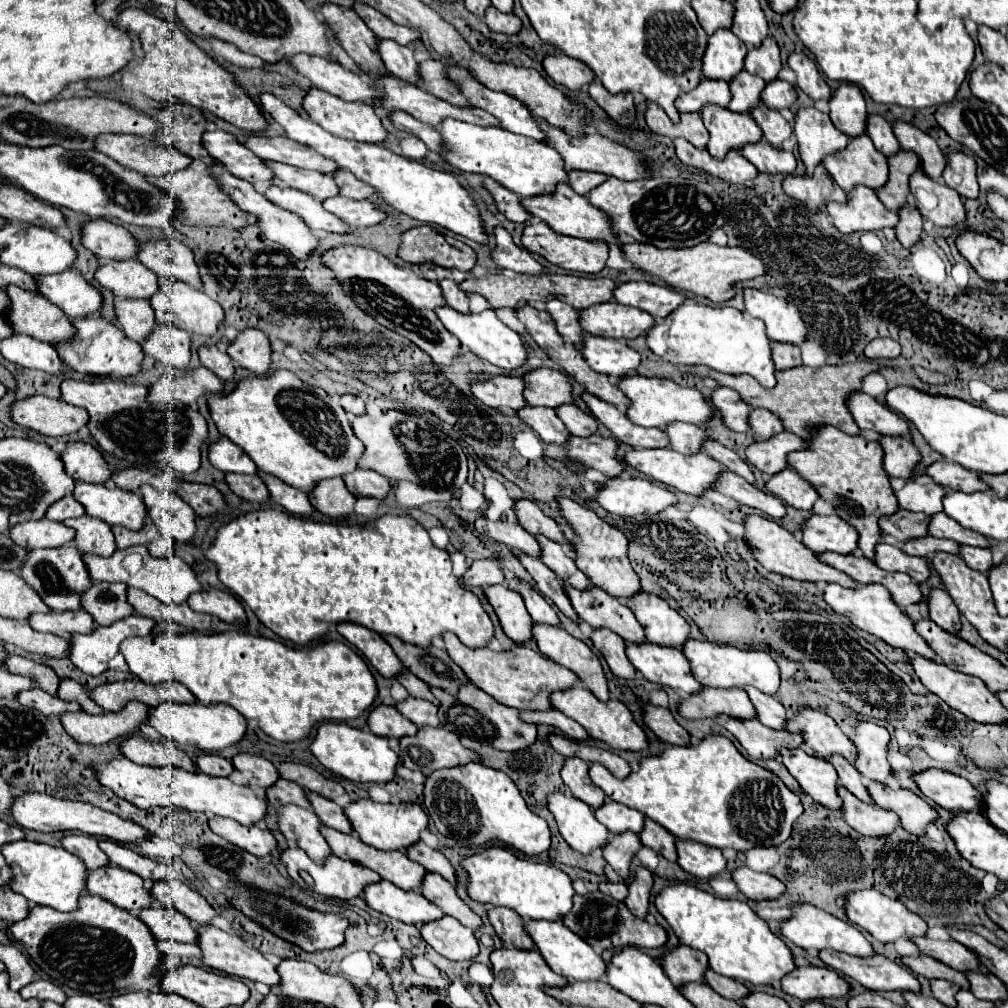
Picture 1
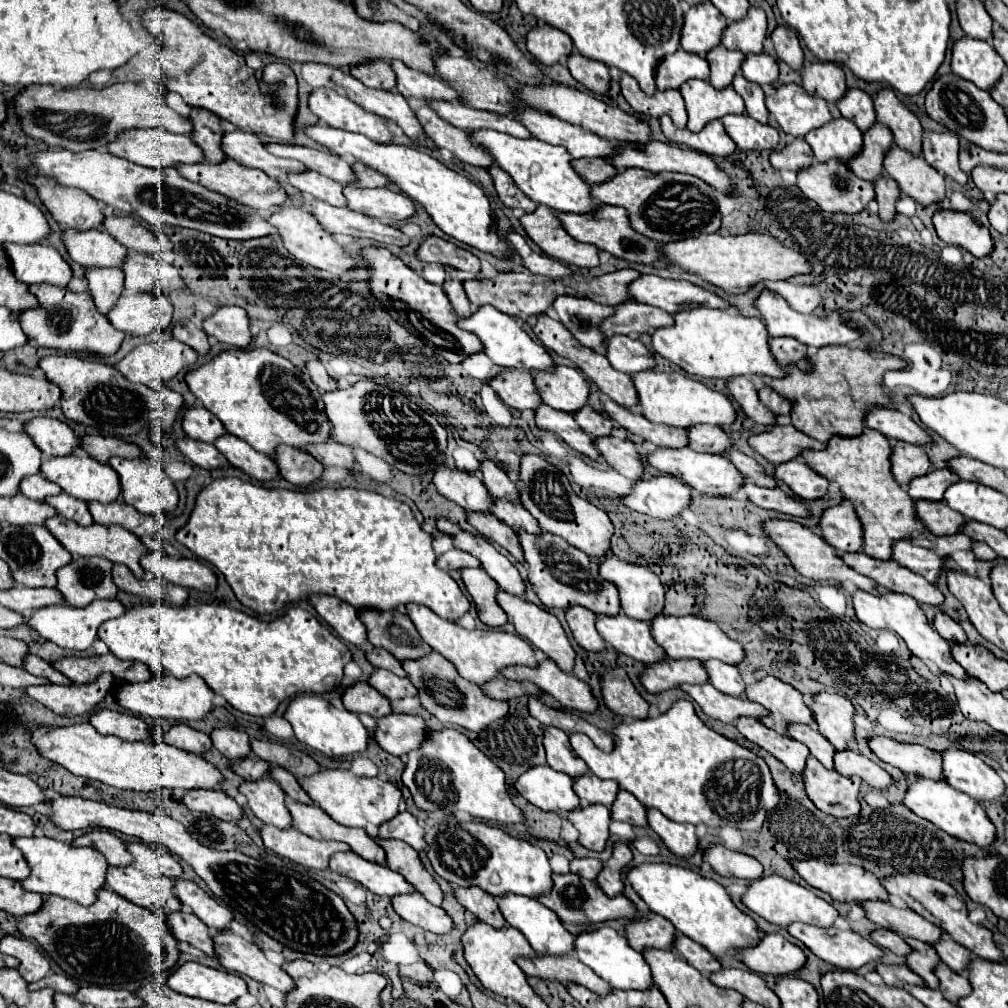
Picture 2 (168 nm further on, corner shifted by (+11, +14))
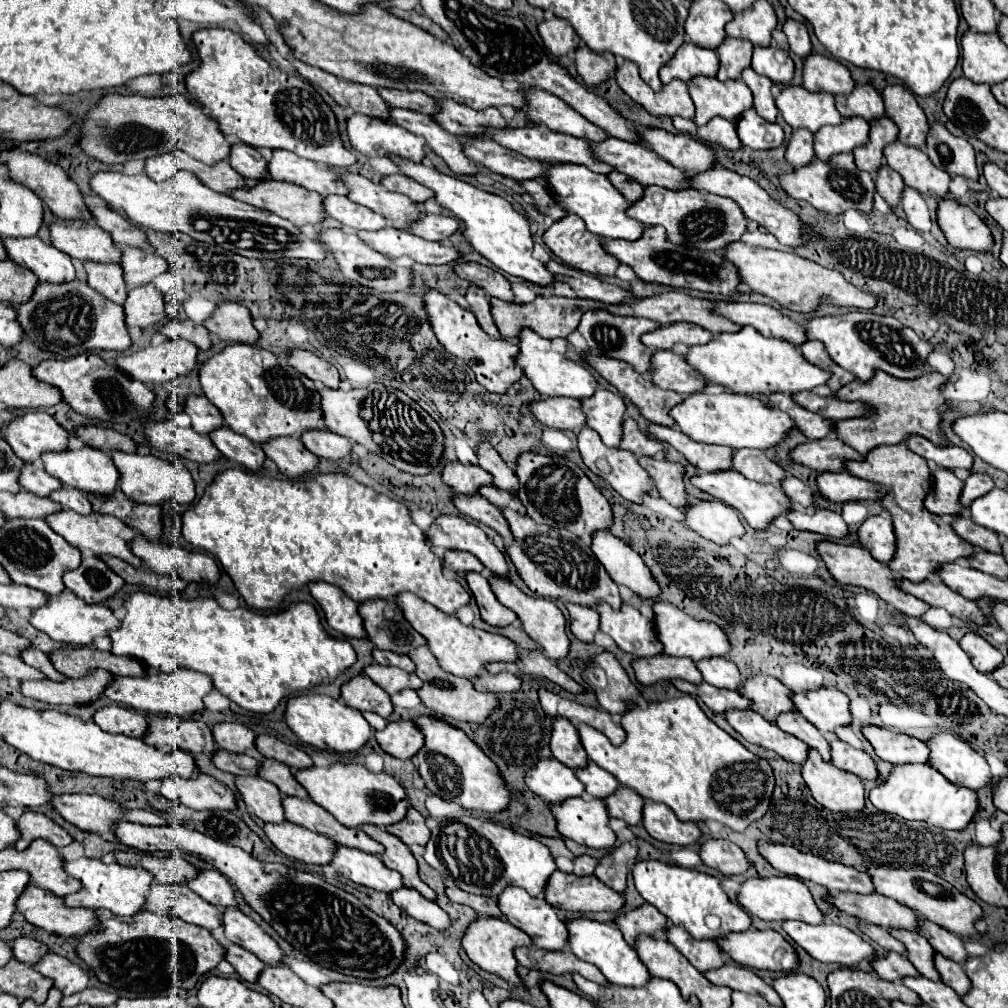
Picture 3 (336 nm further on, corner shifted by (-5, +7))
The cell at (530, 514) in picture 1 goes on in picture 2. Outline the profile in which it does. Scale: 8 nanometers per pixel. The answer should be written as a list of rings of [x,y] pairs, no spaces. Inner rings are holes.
[[[484,460],[482,462],[482,474],[484,474],[484,484],[494,498],[508,498],[512,502],[520,502],[520,492],[516,488],[516,484],[494,462]]]

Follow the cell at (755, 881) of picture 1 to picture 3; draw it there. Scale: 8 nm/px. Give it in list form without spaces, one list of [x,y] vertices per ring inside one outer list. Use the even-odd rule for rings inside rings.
[[[708,839],[706,843],[702,843],[700,859],[704,861],[704,865],[724,875],[744,873],[750,867],[746,855],[732,841],[724,841],[724,839]]]

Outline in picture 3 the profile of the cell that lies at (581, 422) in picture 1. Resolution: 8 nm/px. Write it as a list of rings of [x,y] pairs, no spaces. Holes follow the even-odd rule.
[[[630,417],[624,421],[624,439],[622,439],[620,447],[636,453],[638,457],[656,457],[658,453],[664,451],[664,445],[658,439],[644,433],[638,427],[638,423]]]

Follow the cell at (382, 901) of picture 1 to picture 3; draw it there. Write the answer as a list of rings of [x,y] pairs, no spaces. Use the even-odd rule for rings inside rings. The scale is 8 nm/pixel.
[[[338,845],[334,861],[330,865],[338,875],[350,879],[352,883],[364,885],[376,891],[390,893],[392,889],[400,889],[404,885],[400,873],[394,873],[392,869],[384,867],[380,857],[364,853],[360,849],[346,847],[346,845]]]

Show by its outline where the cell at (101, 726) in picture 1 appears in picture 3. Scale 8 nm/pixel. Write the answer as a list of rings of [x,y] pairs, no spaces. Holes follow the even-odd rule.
[[[92,669],[88,677],[64,679],[64,681],[22,681],[20,691],[26,697],[34,697],[52,705],[84,705],[96,701],[104,687],[112,681],[112,675],[104,669]]]

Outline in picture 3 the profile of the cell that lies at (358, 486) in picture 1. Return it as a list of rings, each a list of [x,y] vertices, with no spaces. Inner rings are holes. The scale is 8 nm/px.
[[[314,429],[302,433],[302,443],[308,451],[312,451],[318,457],[344,459],[346,455],[350,455],[350,441],[328,429]]]

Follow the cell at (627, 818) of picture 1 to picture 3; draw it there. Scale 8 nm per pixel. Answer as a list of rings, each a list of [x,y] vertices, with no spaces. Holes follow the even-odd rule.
[[[588,761],[586,767],[576,769],[574,773],[576,773],[576,777],[584,783],[586,791],[588,791],[590,795],[594,795],[596,799],[604,799],[604,797],[608,797],[610,793],[614,793],[614,791],[620,787],[620,783],[618,783],[608,771],[600,769],[600,767],[598,767],[596,763],[592,763],[592,761]]]

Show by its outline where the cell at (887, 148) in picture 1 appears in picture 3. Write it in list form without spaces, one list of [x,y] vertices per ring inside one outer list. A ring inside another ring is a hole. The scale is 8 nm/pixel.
[[[856,85],[848,95],[836,97],[836,109],[842,117],[860,115],[866,121],[884,115],[884,101],[872,85]]]

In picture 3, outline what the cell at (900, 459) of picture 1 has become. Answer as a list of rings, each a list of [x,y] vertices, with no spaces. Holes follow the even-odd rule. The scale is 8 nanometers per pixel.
[[[936,467],[932,471],[932,481],[934,481],[934,489],[932,493],[928,493],[924,505],[930,513],[936,515],[962,515],[964,513],[964,505],[960,505],[960,493],[964,489],[964,481],[960,481],[950,469],[940,469]]]

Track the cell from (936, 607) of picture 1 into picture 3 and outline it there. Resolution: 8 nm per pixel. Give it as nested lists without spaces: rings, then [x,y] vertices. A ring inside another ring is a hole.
[[[966,633],[960,639],[960,647],[968,653],[974,667],[984,675],[990,675],[994,669],[1002,665],[1002,653],[994,649],[986,639],[982,639],[978,633]]]

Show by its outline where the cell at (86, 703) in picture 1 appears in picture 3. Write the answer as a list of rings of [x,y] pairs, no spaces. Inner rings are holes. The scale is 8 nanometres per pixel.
[[[34,647],[24,649],[24,653],[20,653],[20,657],[22,657],[28,665],[32,665],[32,667],[40,669],[48,679],[56,679],[56,681],[66,679],[62,673],[58,673],[58,671],[52,667],[52,663],[48,661],[48,655],[46,655],[46,653],[42,653],[42,651],[38,651],[38,649],[34,649]]]

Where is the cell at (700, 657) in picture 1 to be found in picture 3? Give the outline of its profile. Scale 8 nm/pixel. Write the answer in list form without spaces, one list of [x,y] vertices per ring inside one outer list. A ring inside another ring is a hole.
[[[656,601],[652,605],[654,609],[654,629],[658,633],[658,641],[664,647],[666,655],[672,657],[688,657],[692,661],[700,661],[704,657],[714,657],[714,655],[726,655],[730,649],[730,643],[724,635],[724,631],[710,621],[696,621],[688,617],[684,611],[676,609],[676,605],[668,601]]]

